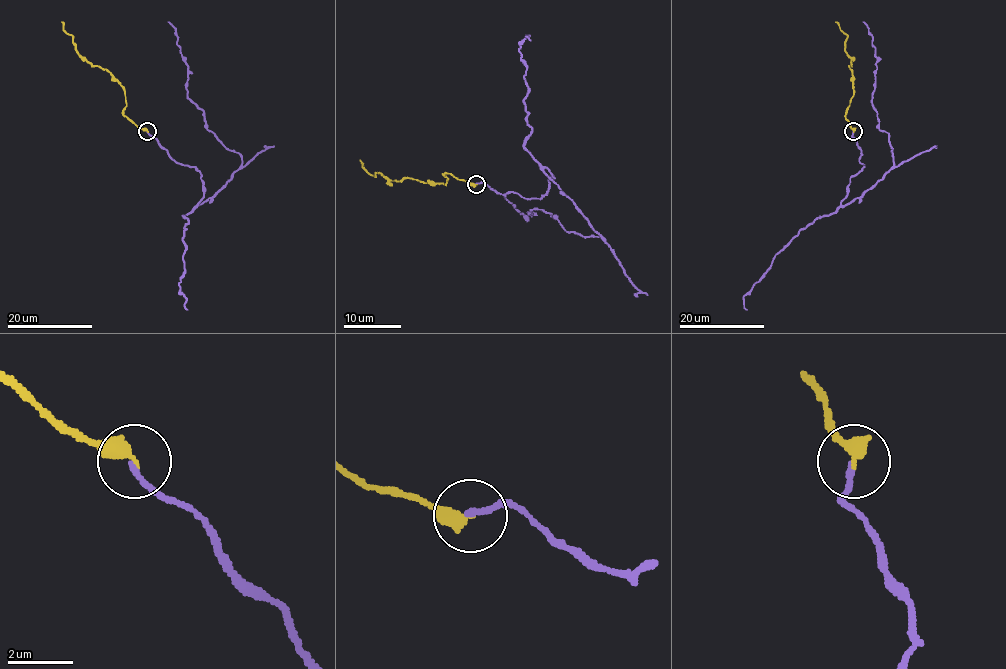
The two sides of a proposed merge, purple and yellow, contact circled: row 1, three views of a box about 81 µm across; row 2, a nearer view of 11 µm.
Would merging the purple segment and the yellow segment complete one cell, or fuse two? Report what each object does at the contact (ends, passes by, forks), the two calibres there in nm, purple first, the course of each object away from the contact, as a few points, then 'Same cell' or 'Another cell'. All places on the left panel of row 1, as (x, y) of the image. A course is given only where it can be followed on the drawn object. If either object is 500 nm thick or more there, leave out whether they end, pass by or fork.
At the ring purple ends. At the ring yellow ends. Thickness 160 nm (purple) against 400 nm. Course of purple: (147, 131), (172, 159), (201, 174), (197, 206), (242, 162), (187, 96), (188, 65), (168, 22). Course of yellow: (147, 131), (137, 127), (125, 115), (125, 88), (106, 69), (93, 66), (82, 58), (61, 22). Same cell

